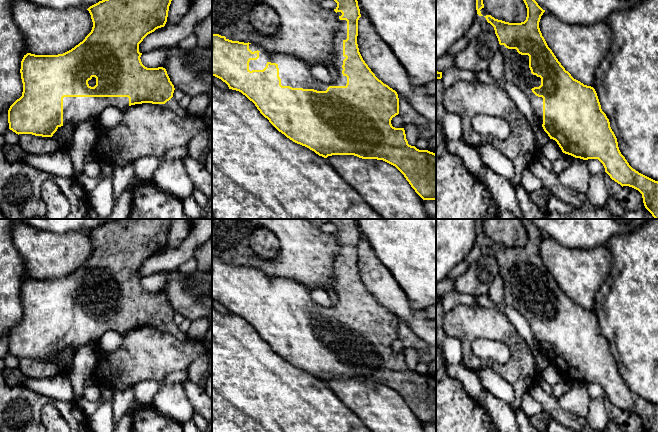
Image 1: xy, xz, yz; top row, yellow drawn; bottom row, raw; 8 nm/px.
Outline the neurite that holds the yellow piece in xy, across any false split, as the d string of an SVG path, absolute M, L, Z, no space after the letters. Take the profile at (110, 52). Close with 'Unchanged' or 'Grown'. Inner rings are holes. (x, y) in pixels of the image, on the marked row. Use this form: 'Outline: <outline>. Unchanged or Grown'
Outline: M102 0L87 10L93 27L85 39L71 50L58 55L35 55L27 53L21 61L22 96L8 110L9 129L16 134L32 134L52 137L63 125L76 127L84 121L97 121L107 107L119 110L142 103L165 104L173 97L174 85L163 67L147 68L141 62L139 44L156 29L167 22L172 0Z. Grown

